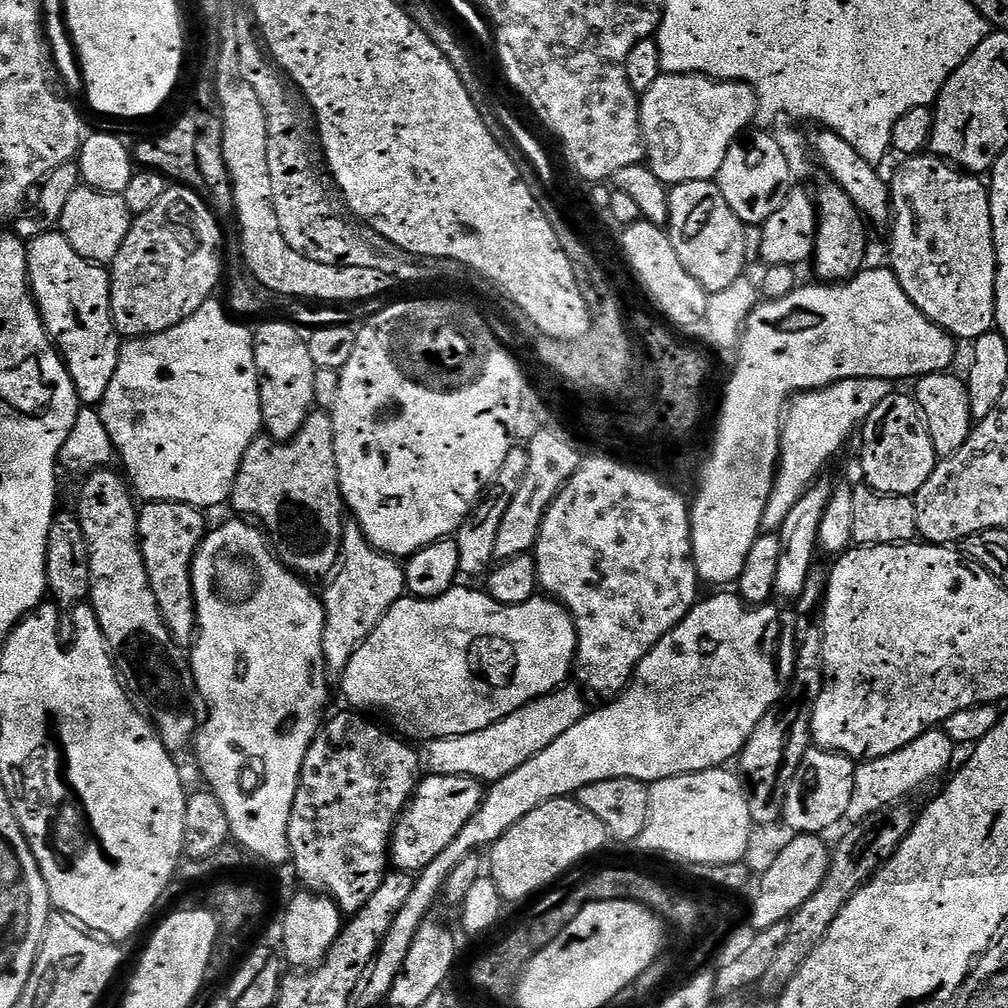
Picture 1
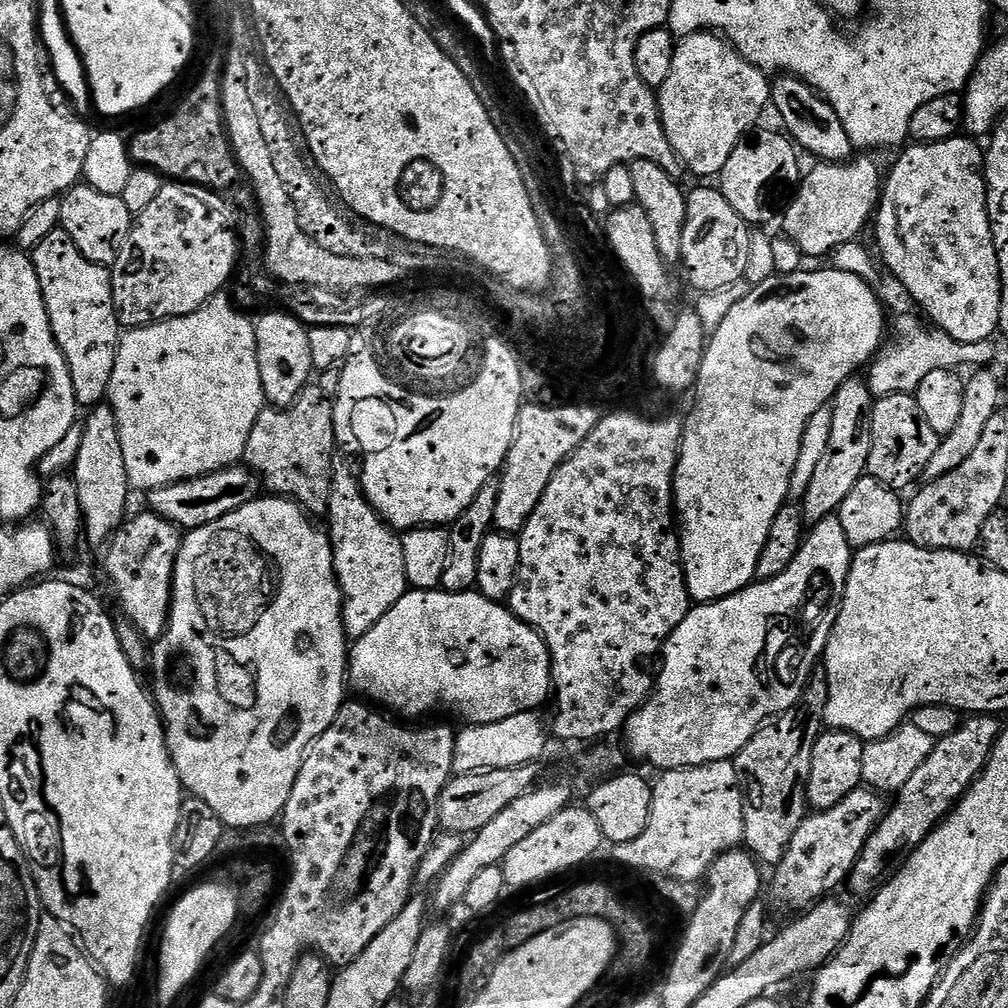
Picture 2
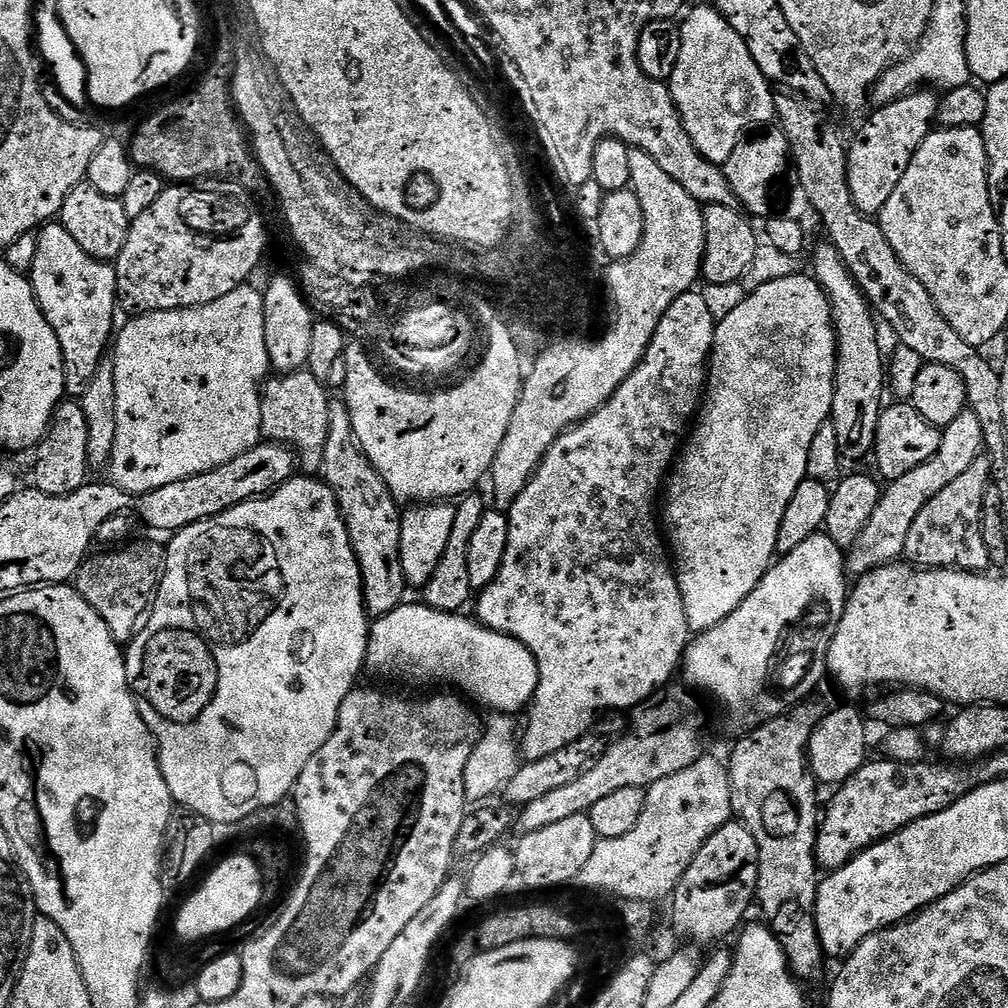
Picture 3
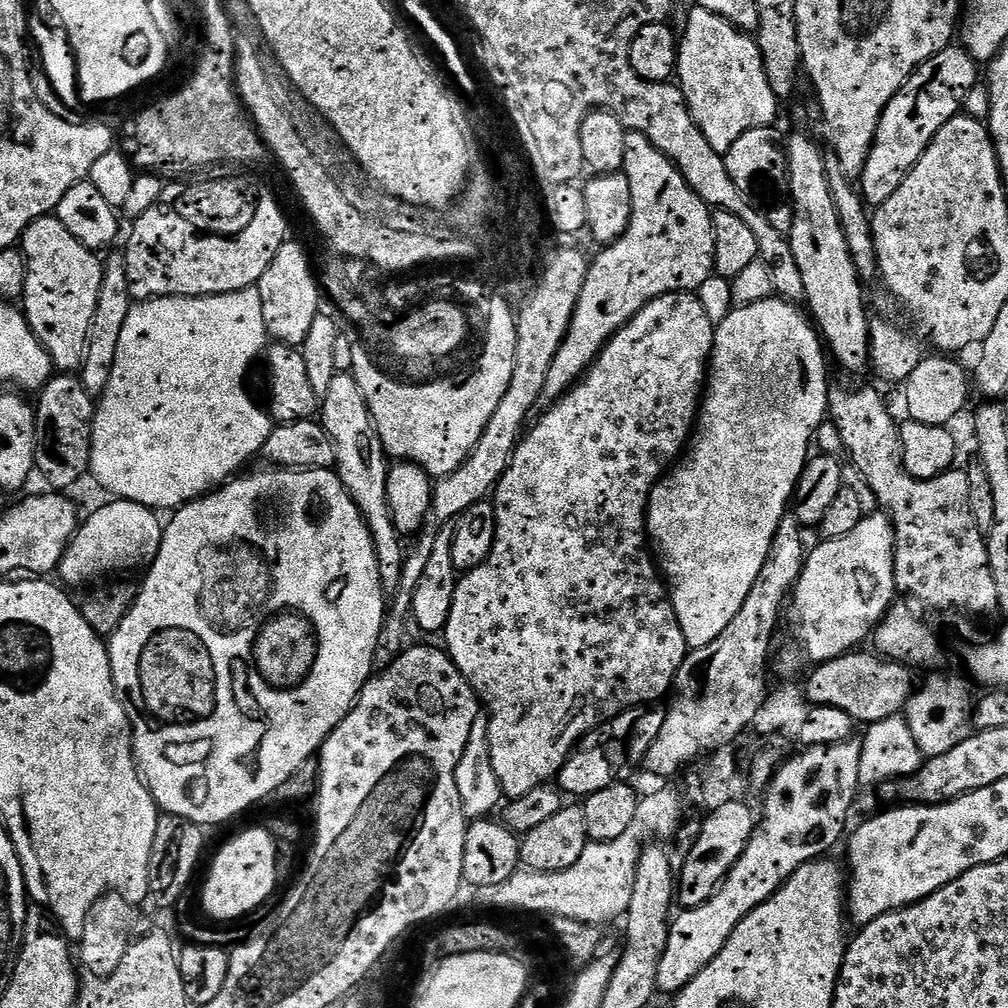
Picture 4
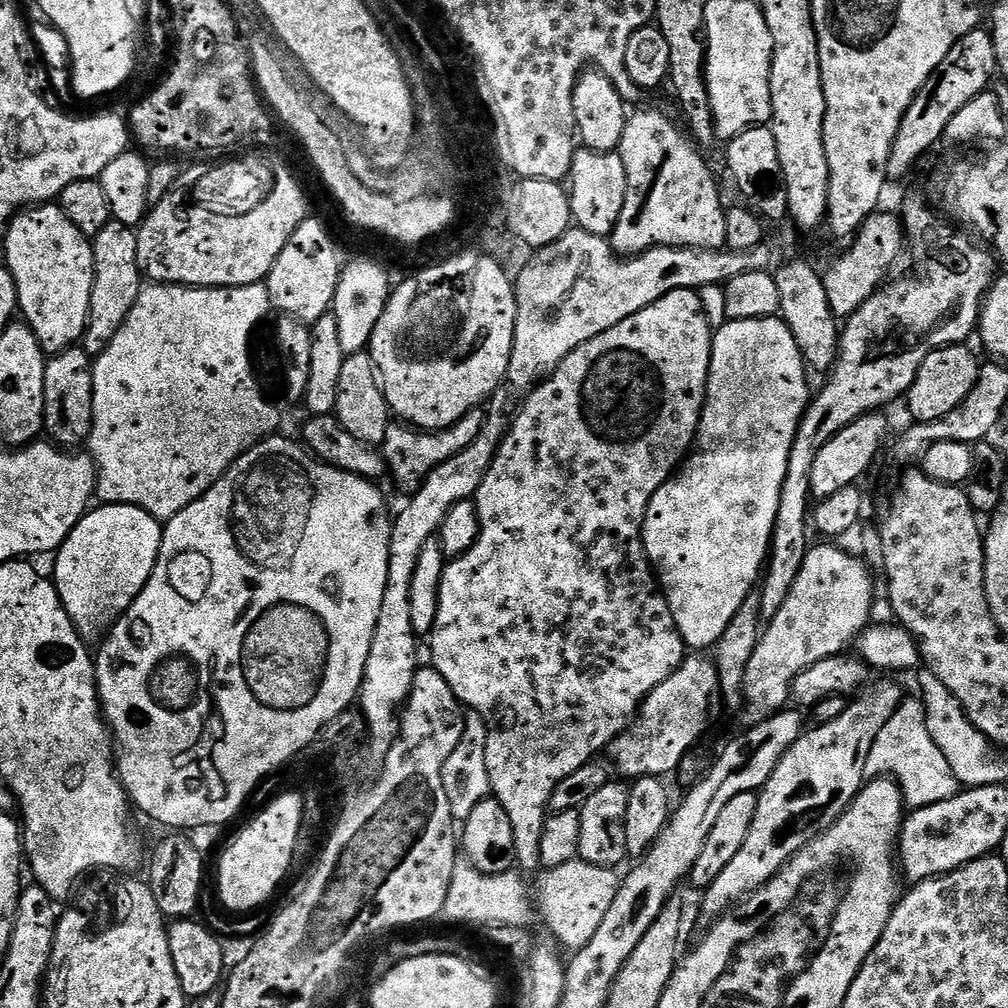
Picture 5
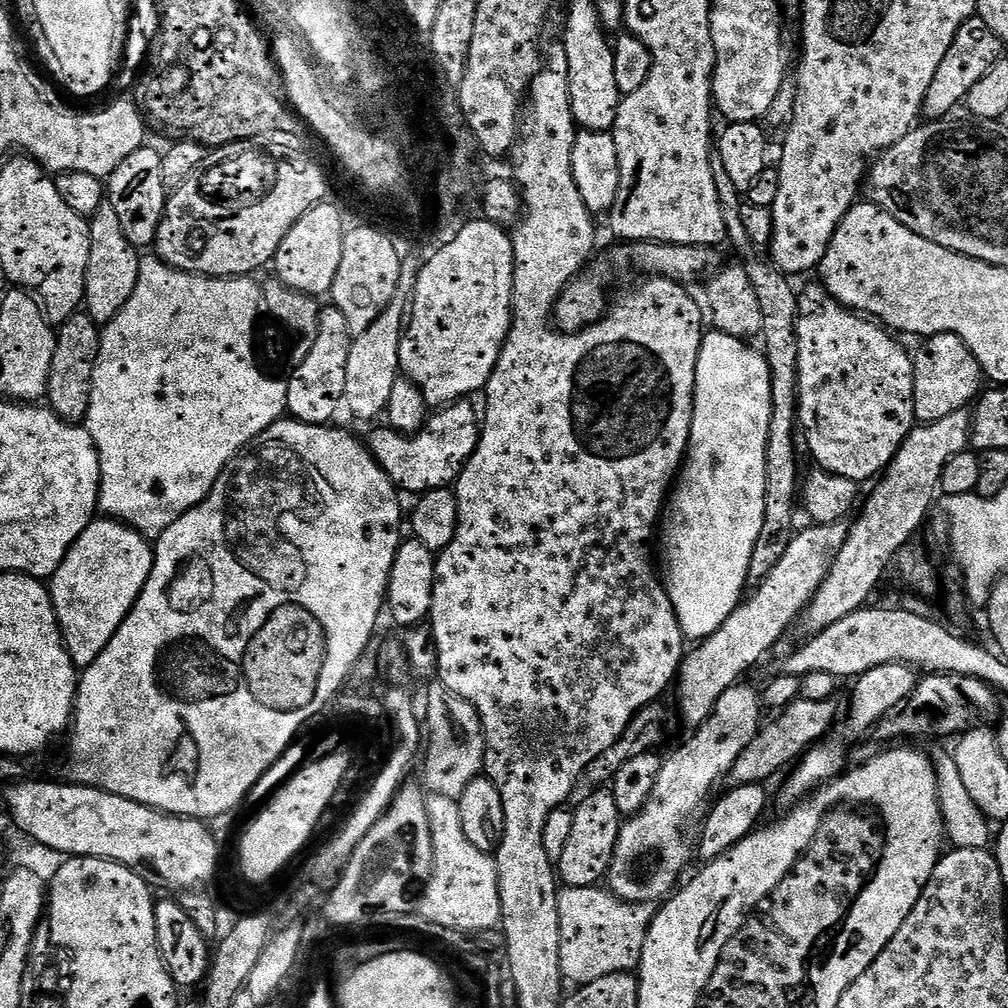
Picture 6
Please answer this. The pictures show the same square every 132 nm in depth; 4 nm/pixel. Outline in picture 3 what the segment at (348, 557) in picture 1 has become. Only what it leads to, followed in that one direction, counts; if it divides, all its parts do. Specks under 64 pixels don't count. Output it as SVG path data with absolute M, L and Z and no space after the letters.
M343 399L330 403L330 430L326 434L326 450L319 475L336 496L358 566L364 587L364 607L369 617L379 618L390 614L398 605L405 603L406 585L400 561L400 517L401 509L390 494L386 482L374 470L370 458L356 441L354 426Z

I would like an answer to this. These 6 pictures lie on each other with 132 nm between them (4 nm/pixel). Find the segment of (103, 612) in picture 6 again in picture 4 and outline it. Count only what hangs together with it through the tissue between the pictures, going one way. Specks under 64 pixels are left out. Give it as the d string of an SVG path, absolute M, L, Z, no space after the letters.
M116 498L111 502L113 504L104 504L97 512L85 515L77 527L58 569L58 576L61 576L59 579L65 585L88 584L91 580L100 579L103 581L108 578L103 576L108 576L111 572L124 572L127 568L143 569L151 565L152 559L158 554L165 530L162 520L160 524L156 517L159 515L153 509L134 501Z

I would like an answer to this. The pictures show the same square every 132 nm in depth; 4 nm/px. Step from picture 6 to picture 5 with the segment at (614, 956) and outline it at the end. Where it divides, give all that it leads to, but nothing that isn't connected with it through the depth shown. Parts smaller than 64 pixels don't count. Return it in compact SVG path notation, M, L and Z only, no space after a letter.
M574 859L566 866L547 869L540 880L540 912L548 923L548 928L569 950L586 946L598 931L602 918L618 894L621 877L611 868L590 866L590 862Z

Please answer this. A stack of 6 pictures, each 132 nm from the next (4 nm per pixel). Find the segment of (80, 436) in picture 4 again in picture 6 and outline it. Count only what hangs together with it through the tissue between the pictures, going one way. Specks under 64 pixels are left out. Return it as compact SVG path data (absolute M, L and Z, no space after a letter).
M81 310L59 325L56 333L56 349L54 362L50 362L46 404L54 414L58 414L60 420L68 424L80 424L87 421L92 397L94 366L98 362L100 353L101 331L101 325L94 323L87 311Z

